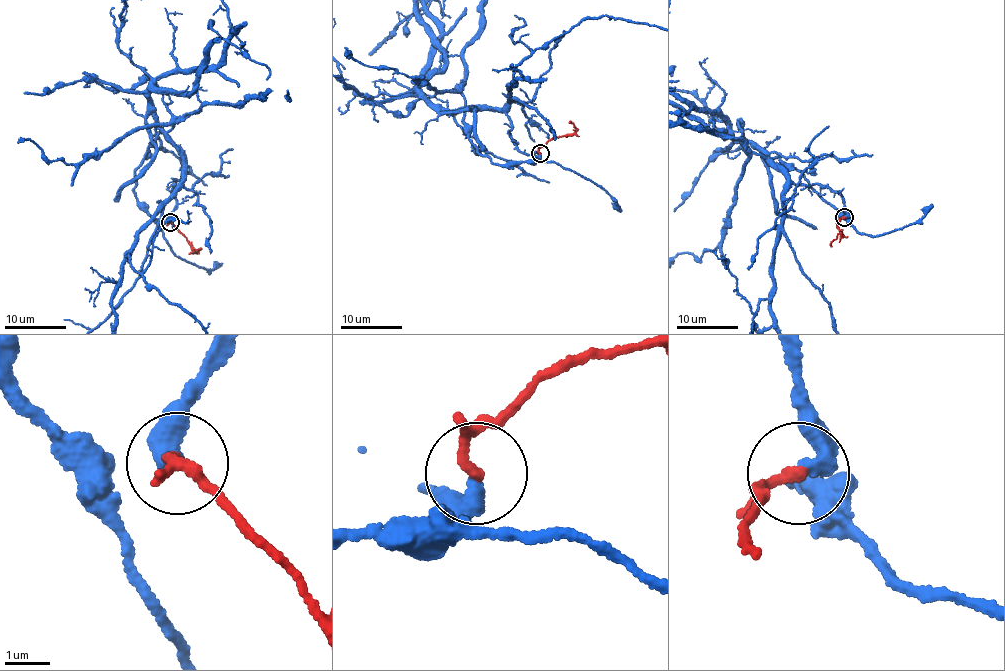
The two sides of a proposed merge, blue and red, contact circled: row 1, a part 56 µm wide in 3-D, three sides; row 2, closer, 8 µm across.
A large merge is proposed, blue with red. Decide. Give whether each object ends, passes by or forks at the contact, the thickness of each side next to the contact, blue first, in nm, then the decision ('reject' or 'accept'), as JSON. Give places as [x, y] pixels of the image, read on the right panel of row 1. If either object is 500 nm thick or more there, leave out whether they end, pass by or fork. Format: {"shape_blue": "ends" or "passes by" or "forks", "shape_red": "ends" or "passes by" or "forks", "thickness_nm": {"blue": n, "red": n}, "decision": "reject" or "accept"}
{"shape_blue": "ends", "shape_red": "passes by", "thickness_nm": {"blue": 400, "red": 170}, "decision": "accept"}

